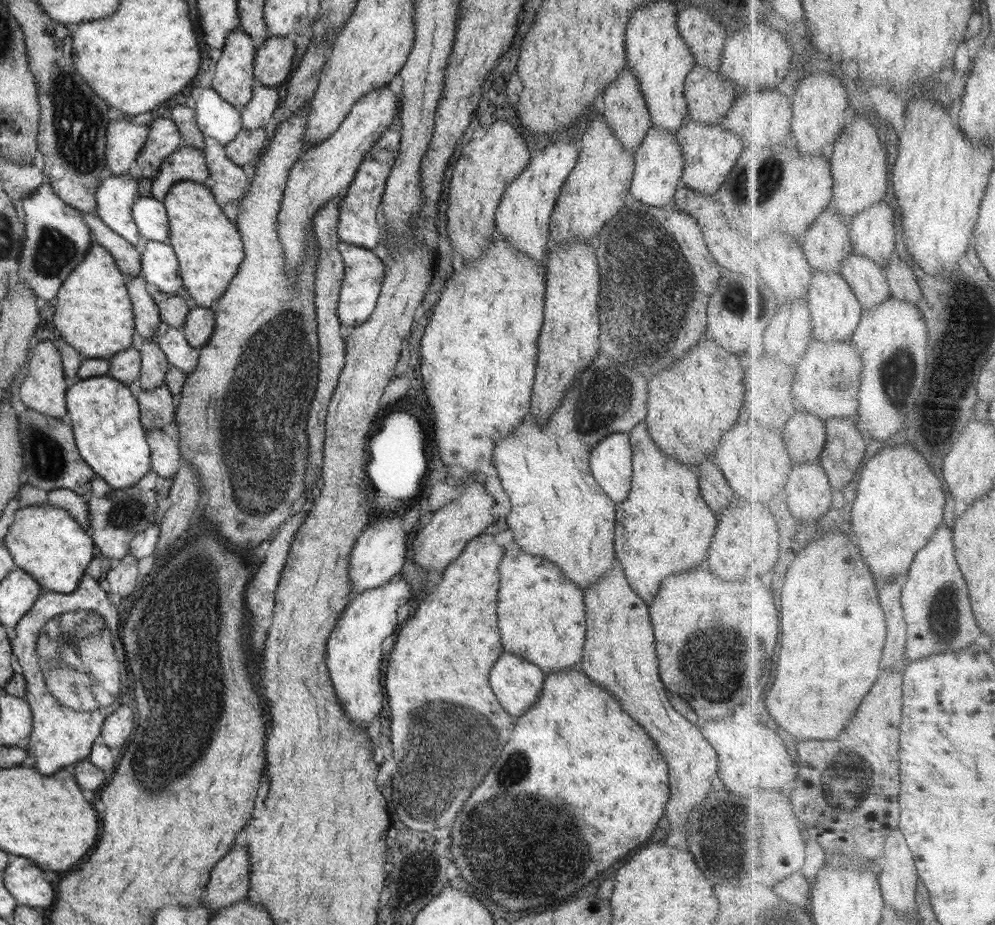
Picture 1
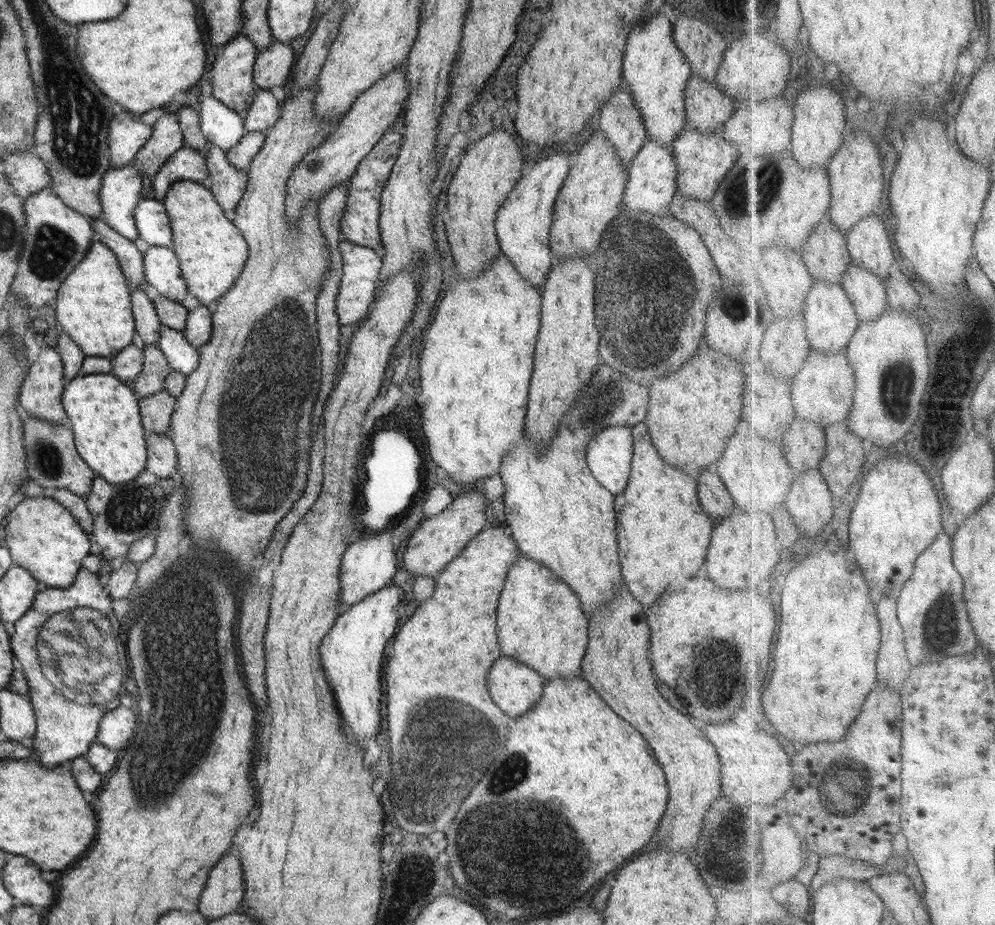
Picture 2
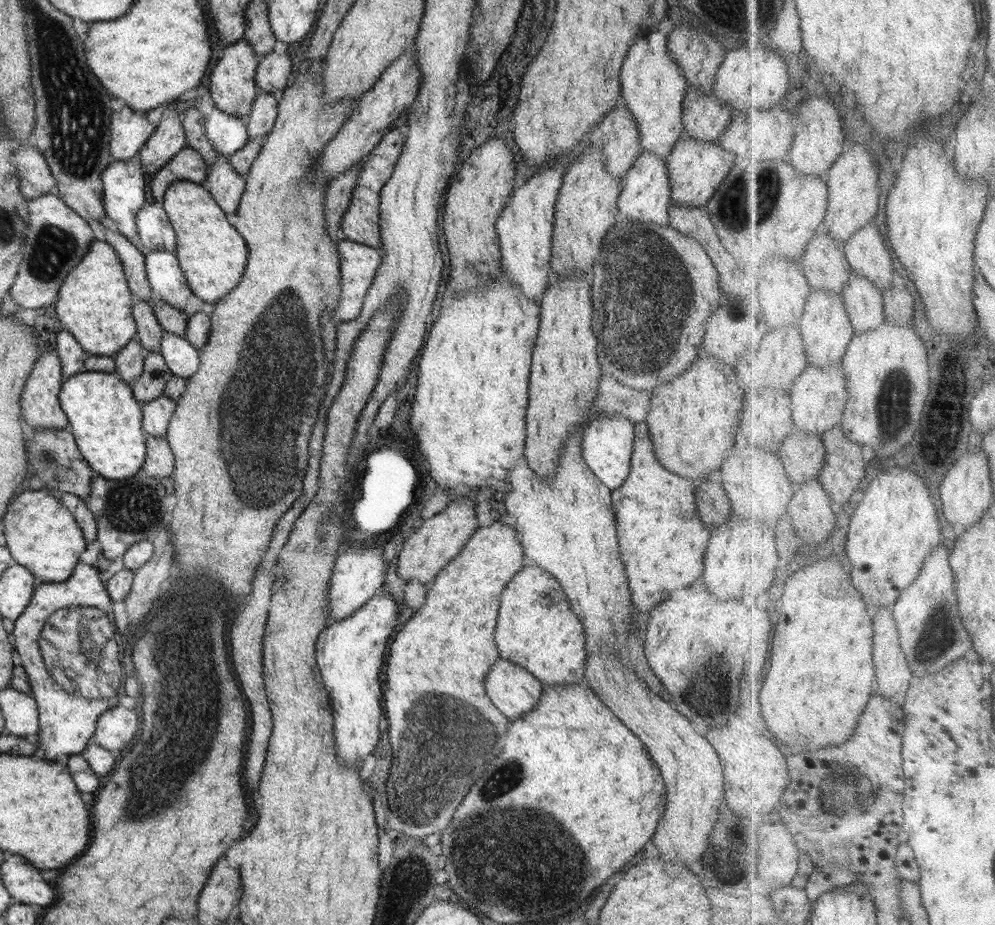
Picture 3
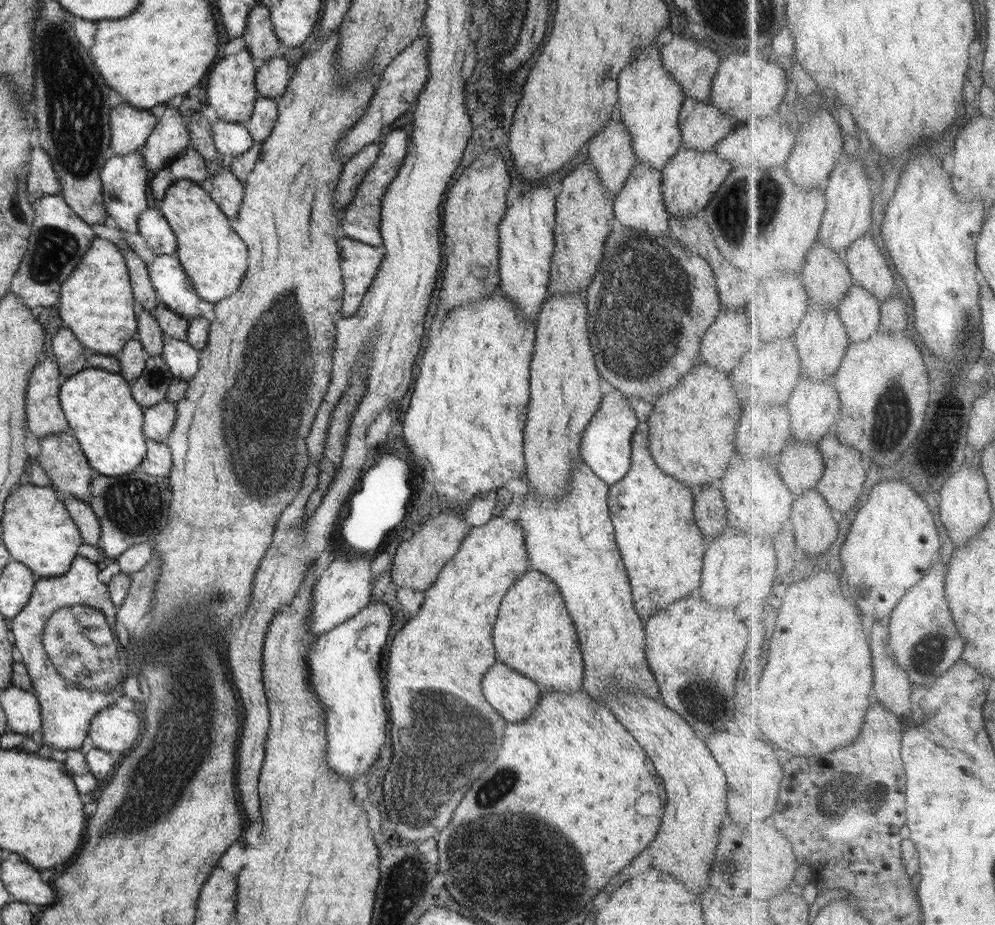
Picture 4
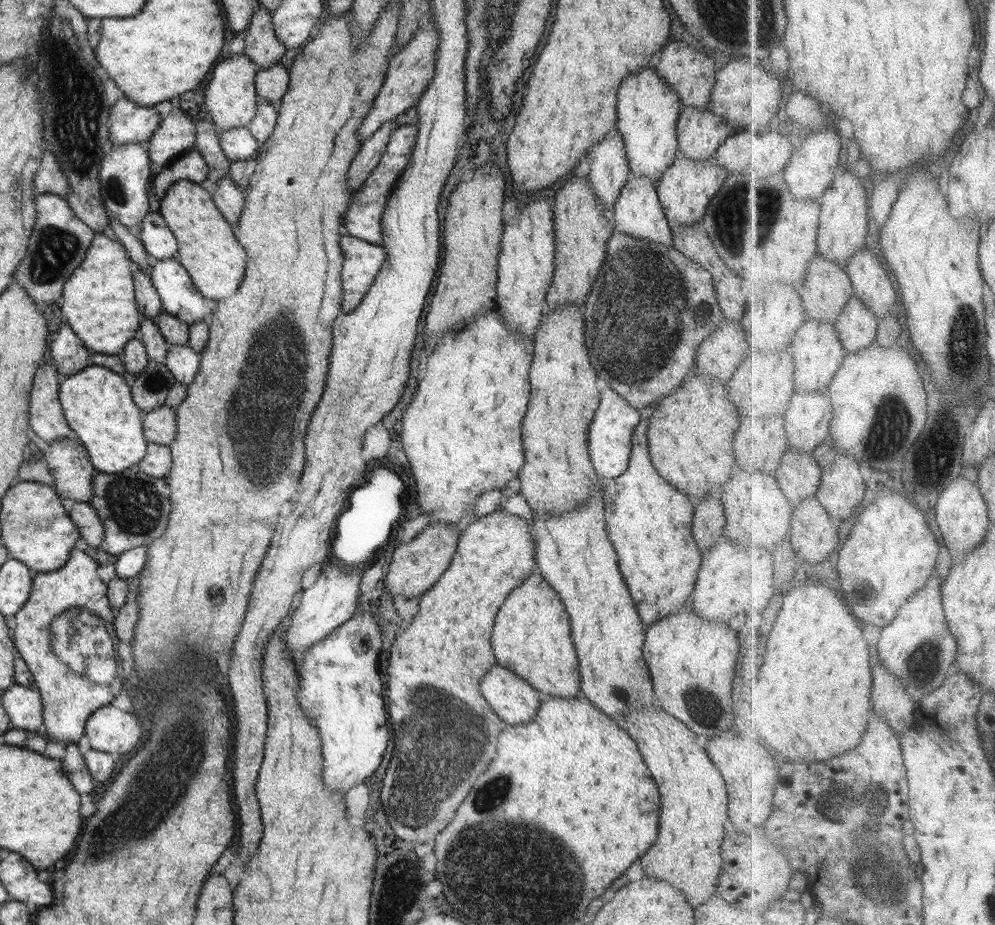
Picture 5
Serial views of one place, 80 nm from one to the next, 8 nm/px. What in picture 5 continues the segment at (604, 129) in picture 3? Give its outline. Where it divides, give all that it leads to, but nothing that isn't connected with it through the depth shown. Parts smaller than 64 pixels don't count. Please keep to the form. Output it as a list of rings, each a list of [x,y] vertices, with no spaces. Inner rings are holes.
[[[612,130],[604,140],[592,146],[584,158],[590,168],[589,185],[606,210],[604,213],[611,216],[615,202],[631,176],[622,135]]]

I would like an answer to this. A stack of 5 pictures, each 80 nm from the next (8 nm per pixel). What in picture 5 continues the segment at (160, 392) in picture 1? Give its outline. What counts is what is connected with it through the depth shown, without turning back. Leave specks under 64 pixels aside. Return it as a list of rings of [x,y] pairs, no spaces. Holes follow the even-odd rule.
[[[165,404],[152,412],[144,411],[142,426],[148,441],[169,446],[177,435],[175,409]]]

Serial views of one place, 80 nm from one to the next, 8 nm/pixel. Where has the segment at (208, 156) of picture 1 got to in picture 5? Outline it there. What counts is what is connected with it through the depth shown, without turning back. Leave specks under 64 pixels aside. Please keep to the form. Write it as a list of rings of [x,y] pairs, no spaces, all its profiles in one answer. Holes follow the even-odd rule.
[[[226,176],[218,182],[211,197],[223,217],[231,225],[236,224],[245,205],[245,191],[238,188],[236,183]]]

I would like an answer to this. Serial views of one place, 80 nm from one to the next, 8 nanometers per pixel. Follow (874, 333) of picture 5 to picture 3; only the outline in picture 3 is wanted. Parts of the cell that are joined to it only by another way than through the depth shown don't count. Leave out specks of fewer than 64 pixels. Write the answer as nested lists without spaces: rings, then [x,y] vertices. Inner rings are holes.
[[[854,272],[843,295],[857,334],[876,330],[887,321],[885,293],[867,276]]]

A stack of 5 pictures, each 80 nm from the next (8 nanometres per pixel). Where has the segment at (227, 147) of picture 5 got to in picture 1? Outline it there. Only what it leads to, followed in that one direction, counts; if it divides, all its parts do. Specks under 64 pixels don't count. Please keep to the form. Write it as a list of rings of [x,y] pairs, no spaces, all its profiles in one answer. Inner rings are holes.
[[[196,86],[189,96],[198,128],[205,134],[226,145],[241,132],[243,124],[236,108],[220,98],[212,88]]]

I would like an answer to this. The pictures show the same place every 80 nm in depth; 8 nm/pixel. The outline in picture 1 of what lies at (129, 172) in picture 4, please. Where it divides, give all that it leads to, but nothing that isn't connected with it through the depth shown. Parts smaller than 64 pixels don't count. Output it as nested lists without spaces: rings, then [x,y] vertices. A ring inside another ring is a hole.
[[[135,171],[128,175],[110,175],[96,189],[96,214],[129,244],[136,246],[142,237],[131,208],[138,197]]]

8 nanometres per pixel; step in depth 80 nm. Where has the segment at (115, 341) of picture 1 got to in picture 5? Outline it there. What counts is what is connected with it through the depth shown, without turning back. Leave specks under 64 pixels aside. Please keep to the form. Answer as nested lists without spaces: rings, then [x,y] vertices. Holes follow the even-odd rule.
[[[102,232],[95,233],[84,262],[64,284],[64,302],[60,306],[72,330],[90,350],[94,350],[91,353],[93,364],[122,376],[127,376],[127,370],[118,354],[123,351],[126,342],[134,339],[142,320],[138,303],[134,300],[133,273],[137,268],[139,266],[129,259],[120,242]]]

